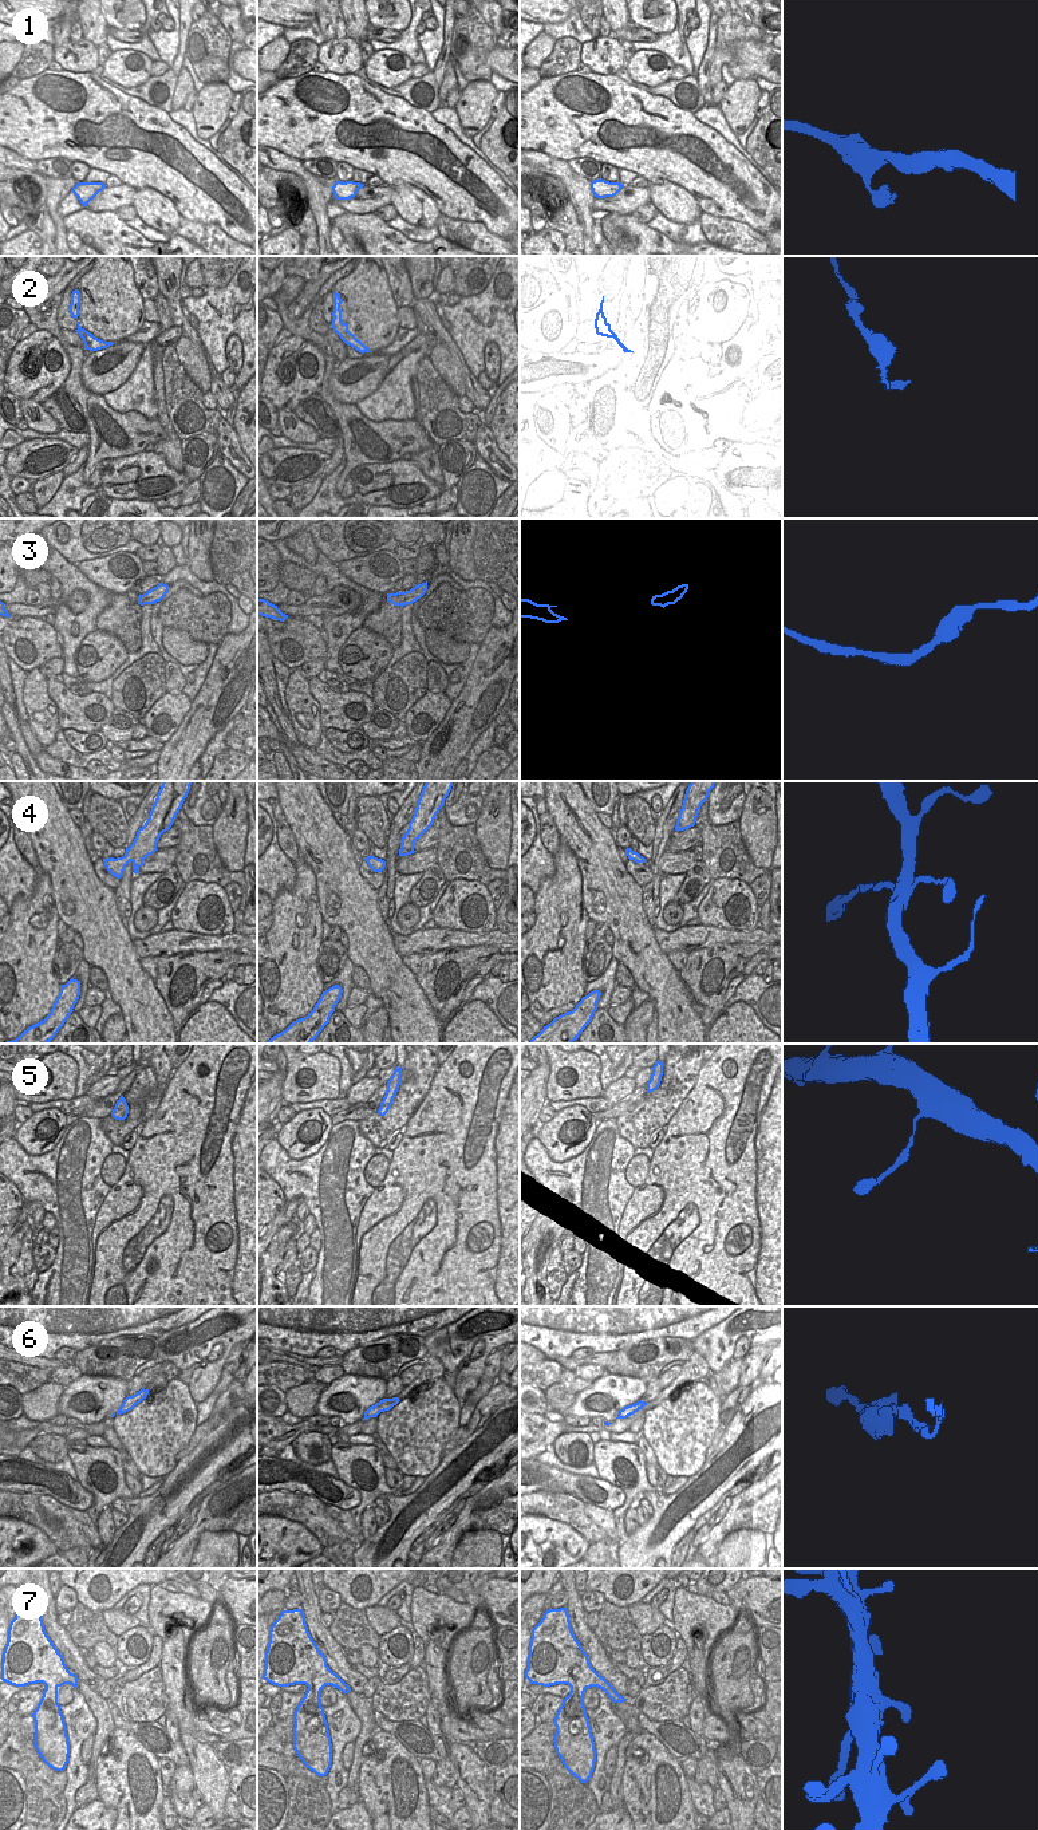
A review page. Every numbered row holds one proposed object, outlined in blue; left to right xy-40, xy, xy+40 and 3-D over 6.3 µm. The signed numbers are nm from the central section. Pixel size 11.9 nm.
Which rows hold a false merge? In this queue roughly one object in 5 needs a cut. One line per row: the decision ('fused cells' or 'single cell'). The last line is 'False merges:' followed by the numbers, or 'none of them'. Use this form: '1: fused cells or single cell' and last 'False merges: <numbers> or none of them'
1: single cell
2: single cell
3: single cell
4: single cell
5: single cell
6: single cell
7: single cell
False merges: none of them

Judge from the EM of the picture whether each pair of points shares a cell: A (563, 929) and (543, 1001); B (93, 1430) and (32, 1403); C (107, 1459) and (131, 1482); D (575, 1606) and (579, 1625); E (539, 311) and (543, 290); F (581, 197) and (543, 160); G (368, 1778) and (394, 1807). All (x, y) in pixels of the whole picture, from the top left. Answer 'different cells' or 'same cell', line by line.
A: same cell
B: different cells
C: different cells
D: same cell
E: different cells
F: same cell
G: same cell

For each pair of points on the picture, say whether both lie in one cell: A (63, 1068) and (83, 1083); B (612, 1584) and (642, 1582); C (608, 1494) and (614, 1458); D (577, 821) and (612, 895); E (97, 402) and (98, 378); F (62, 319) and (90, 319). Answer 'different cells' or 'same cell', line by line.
A: different cells
B: same cell
C: different cells
D: same cell
E: different cells
F: different cells

